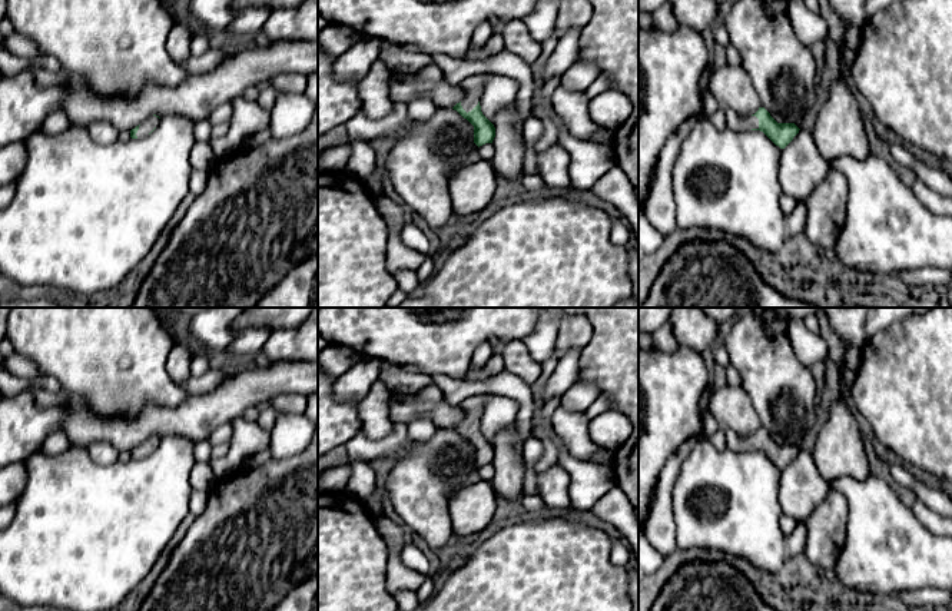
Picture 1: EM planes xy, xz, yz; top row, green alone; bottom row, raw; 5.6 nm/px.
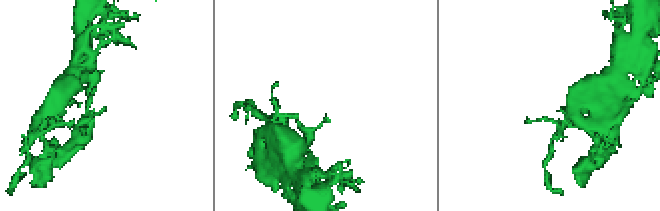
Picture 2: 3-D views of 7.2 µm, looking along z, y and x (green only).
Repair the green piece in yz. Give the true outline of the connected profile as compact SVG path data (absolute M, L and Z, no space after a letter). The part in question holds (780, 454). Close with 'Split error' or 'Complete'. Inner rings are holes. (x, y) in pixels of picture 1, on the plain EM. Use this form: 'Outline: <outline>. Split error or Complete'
Outline: M723 426L722 429L729 449L736 452L760 451L780 469L785 469L800 451L795 444L777 444L764 428L759 428L752 436L740 436Z. Split error

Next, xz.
Outline: M487 394L471 396L461 404L464 419L452 429L474 446L474 464L480 468L485 464L492 464L495 458L494 445L482 435L480 419Z. Split error

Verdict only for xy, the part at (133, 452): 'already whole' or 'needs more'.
needs more

